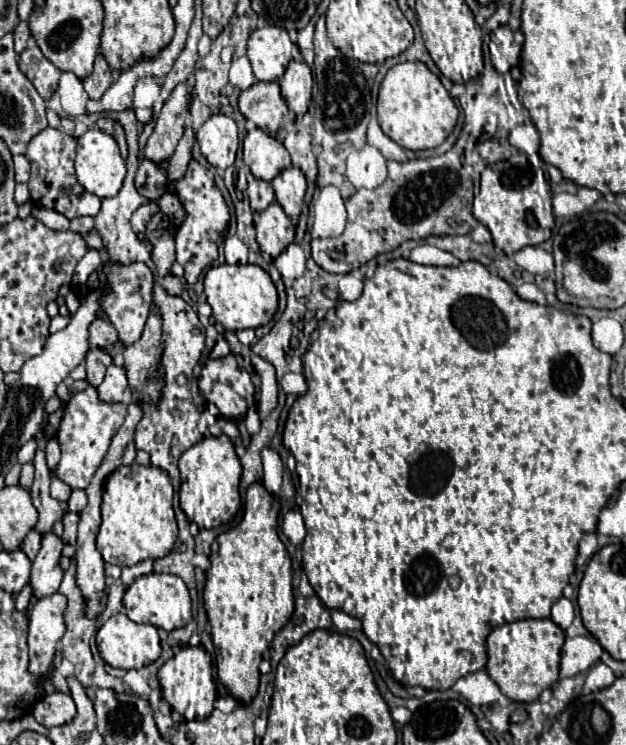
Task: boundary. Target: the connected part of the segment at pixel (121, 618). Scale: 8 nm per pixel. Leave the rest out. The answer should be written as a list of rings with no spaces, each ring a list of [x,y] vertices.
[[[115,614],[99,628],[97,648],[99,648],[101,658],[107,664],[111,664],[113,668],[123,668],[123,670],[137,668],[139,670],[139,668],[155,662],[161,656],[161,638],[159,638],[159,632],[155,626],[135,624],[125,614]]]

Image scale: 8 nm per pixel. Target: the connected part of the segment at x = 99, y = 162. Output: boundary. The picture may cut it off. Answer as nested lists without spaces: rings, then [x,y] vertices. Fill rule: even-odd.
[[[97,126],[89,128],[81,138],[77,138],[77,158],[75,158],[75,172],[77,172],[77,180],[79,184],[95,194],[97,198],[111,198],[115,196],[121,186],[123,186],[123,178],[125,178],[125,162],[119,154],[119,148],[115,144],[115,140],[111,136],[107,136],[105,132],[101,132]]]

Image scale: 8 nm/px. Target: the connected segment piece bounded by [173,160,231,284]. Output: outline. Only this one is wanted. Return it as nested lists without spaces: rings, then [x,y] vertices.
[[[195,160],[189,162],[185,178],[175,182],[173,188],[175,188],[181,204],[187,210],[187,218],[179,226],[177,238],[175,238],[177,262],[185,268],[185,280],[189,284],[193,284],[193,282],[197,282],[203,268],[207,268],[213,260],[217,260],[219,242],[221,242],[221,238],[223,238],[223,234],[227,230],[227,224],[229,224],[231,216],[229,216],[227,202],[225,202],[223,194],[219,192],[219,188],[215,186],[213,178],[207,176],[207,170],[203,166],[199,166]]]

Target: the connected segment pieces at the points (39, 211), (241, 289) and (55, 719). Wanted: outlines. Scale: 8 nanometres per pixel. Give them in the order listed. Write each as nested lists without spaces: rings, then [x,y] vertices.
[[[33,208],[31,210],[31,216],[35,220],[39,220],[41,224],[45,224],[47,228],[51,228],[51,230],[57,230],[57,232],[69,230],[69,220],[63,214],[55,212],[55,210],[49,210],[49,208]]]
[[[219,264],[205,274],[205,296],[213,310],[215,322],[225,330],[259,328],[277,312],[277,288],[267,272],[257,264]]]
[[[55,690],[55,692],[43,696],[35,704],[33,716],[45,728],[61,726],[61,724],[67,724],[67,722],[71,722],[75,718],[75,702],[73,702],[71,696]]]

